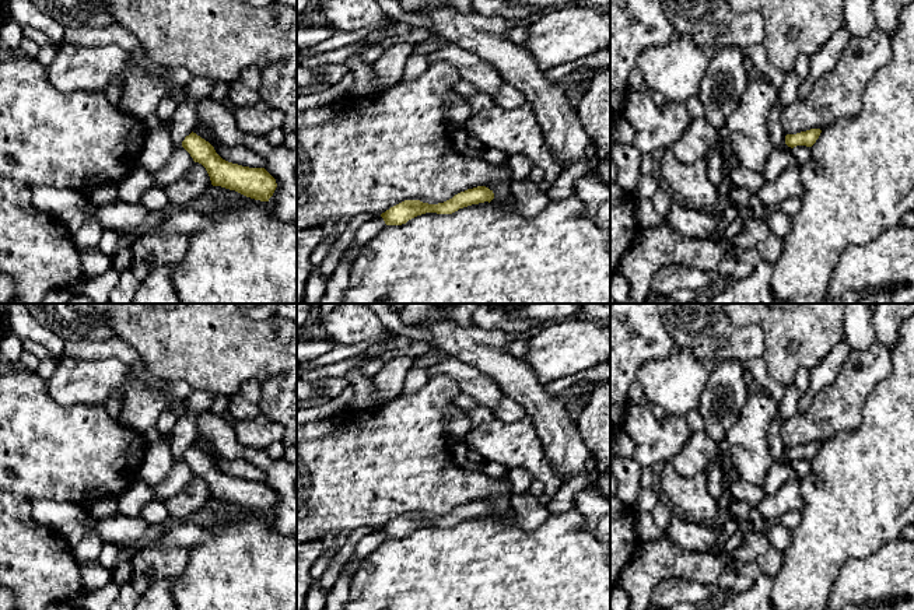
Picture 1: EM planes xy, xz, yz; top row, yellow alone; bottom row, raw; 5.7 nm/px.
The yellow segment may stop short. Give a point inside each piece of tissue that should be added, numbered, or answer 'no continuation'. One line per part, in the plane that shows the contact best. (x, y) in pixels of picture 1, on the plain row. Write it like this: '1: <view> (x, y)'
no continuation

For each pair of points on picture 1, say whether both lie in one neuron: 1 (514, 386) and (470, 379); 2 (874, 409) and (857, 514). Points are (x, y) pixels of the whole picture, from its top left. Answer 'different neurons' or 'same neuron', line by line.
1: different neurons
2: same neuron

